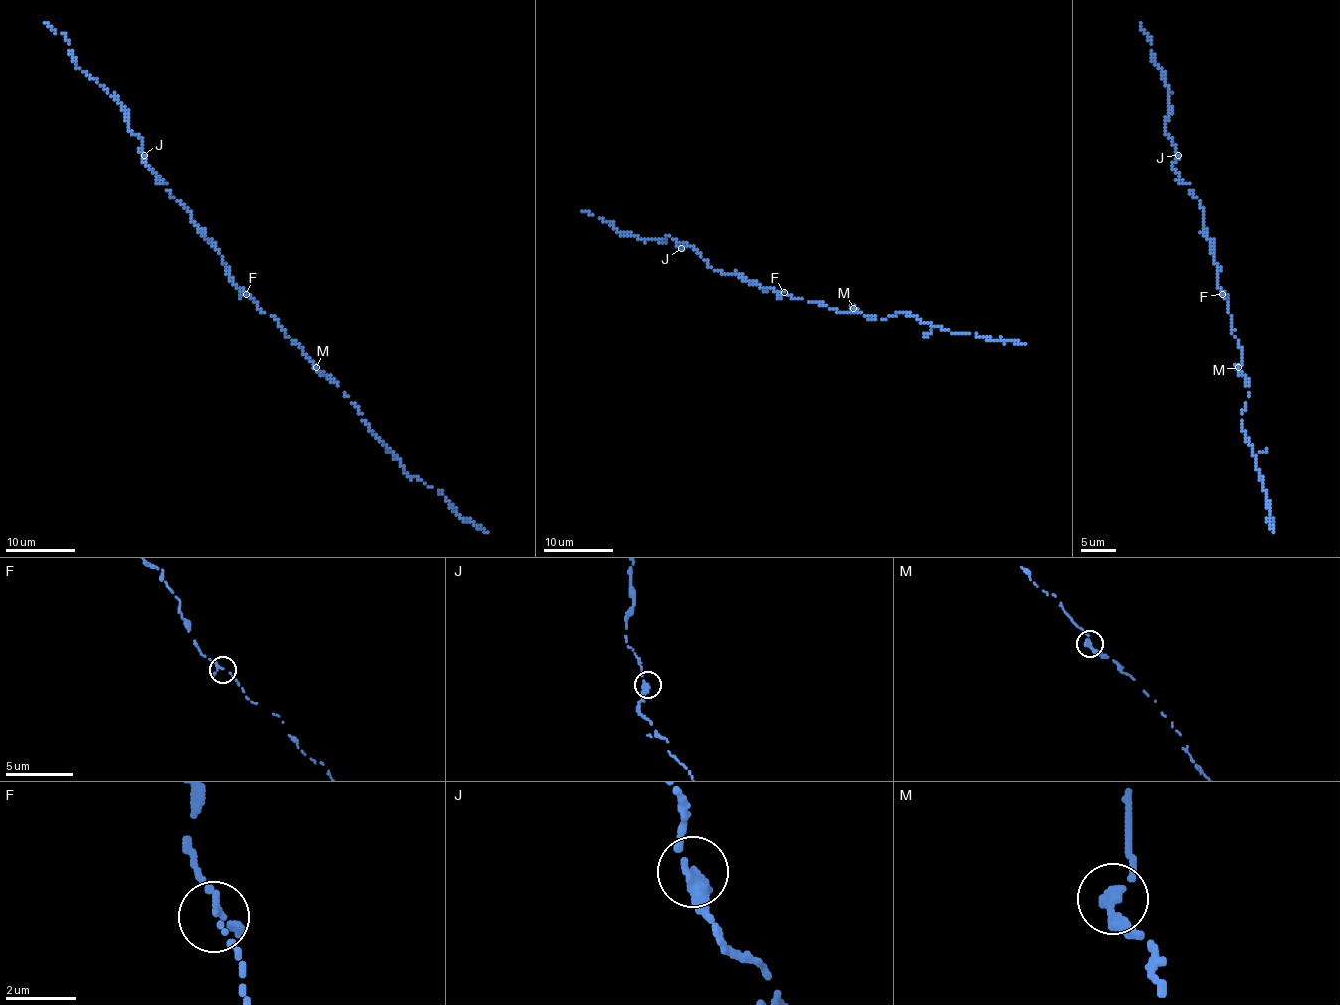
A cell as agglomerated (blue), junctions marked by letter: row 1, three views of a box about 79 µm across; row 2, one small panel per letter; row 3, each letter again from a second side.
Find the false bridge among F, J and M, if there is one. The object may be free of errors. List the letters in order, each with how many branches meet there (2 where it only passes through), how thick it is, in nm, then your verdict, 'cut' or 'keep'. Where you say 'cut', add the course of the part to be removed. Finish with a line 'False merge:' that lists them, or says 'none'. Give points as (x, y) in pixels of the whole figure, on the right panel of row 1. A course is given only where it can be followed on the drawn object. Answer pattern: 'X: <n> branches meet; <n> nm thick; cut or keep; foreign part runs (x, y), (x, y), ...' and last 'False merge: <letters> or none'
F: 3 branches meet; 150 nm thick; keep
J: 2 branches meet; 320 nm thick; keep
M: 2 branches meet; 280 nm thick; keep
False merge: none

